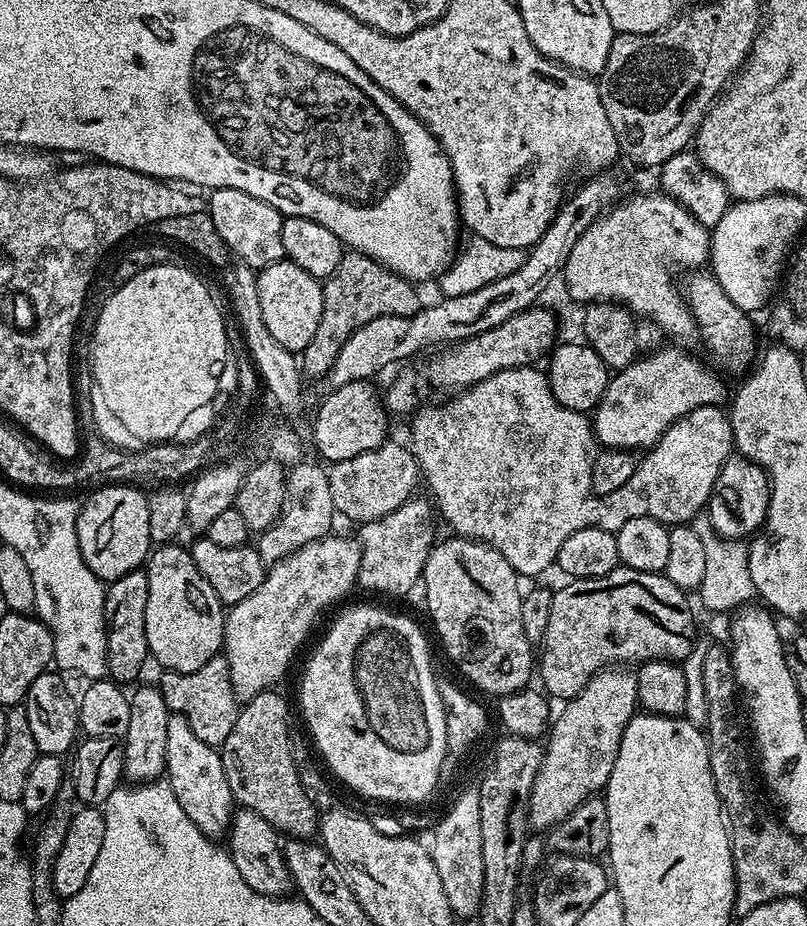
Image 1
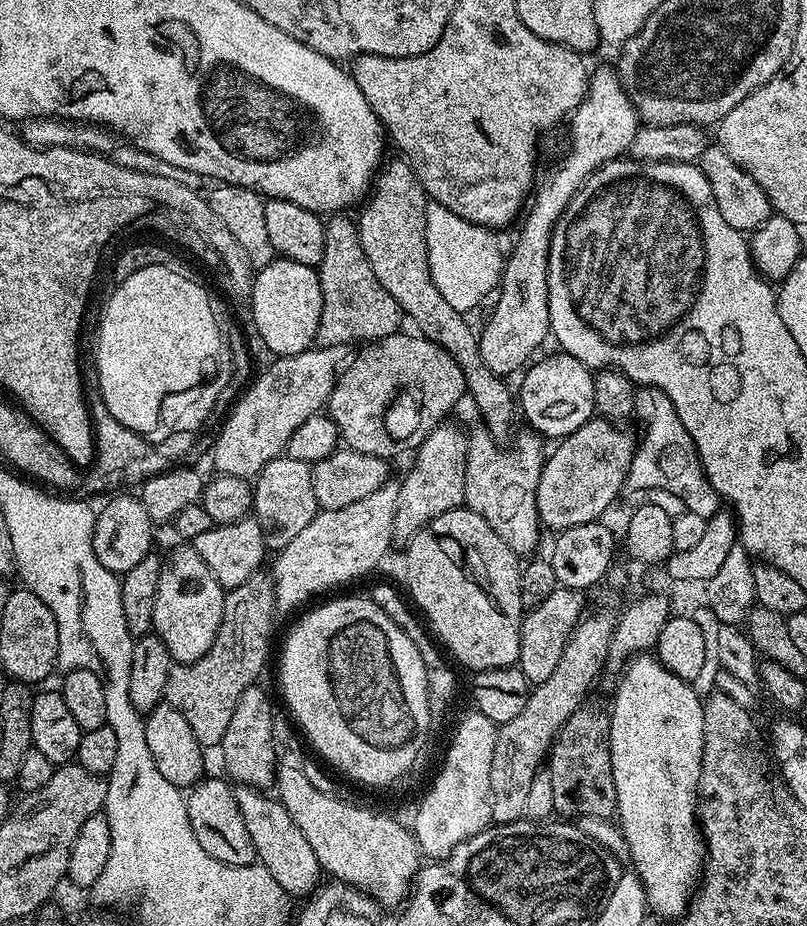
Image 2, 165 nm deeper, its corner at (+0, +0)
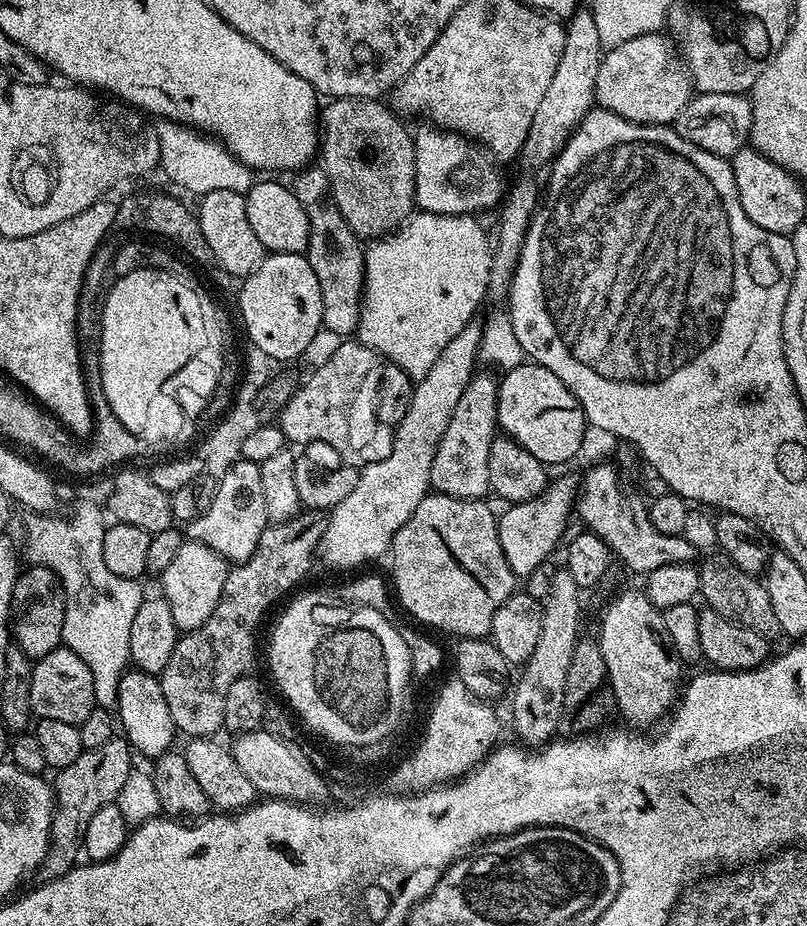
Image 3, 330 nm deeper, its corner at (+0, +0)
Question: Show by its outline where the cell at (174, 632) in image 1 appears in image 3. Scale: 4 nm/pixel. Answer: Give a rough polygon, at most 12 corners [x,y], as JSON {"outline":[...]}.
{"outline":[[188,540],[162,577],[181,633],[214,614],[228,561]]}

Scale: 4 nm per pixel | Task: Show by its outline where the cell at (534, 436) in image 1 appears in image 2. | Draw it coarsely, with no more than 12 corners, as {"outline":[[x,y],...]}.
{"outline":[[489,432],[468,438],[464,504],[512,552],[542,533],[546,448]]}

